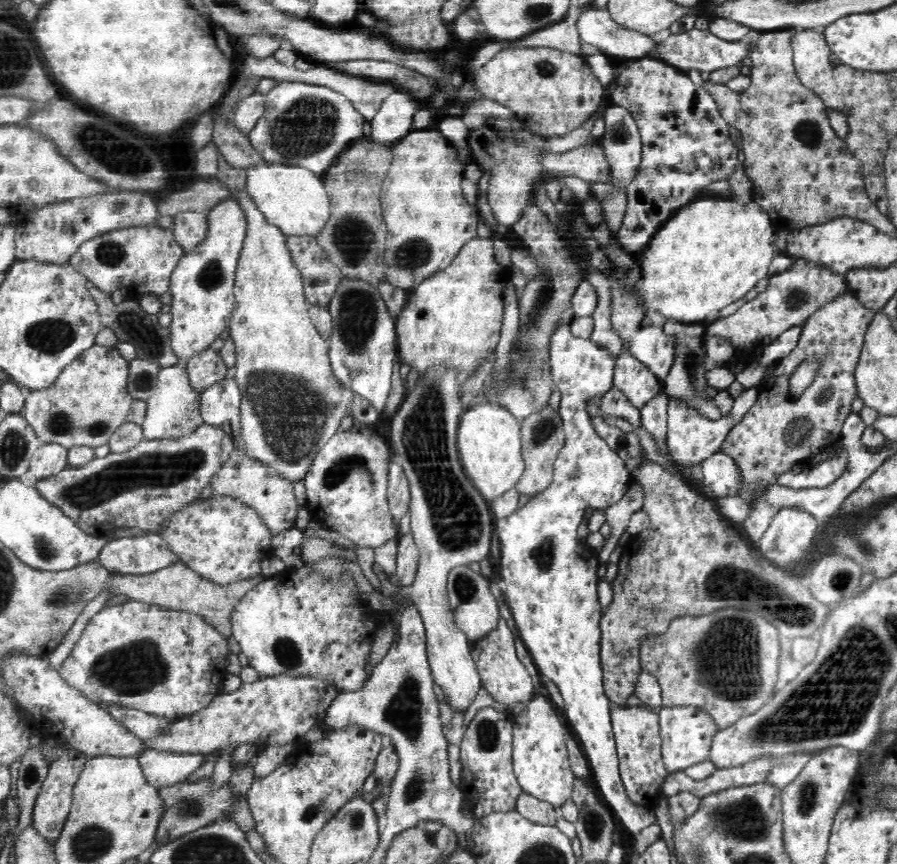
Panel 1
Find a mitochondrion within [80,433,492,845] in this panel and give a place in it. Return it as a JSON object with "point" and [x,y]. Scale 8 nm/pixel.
{"point":[129,670]}

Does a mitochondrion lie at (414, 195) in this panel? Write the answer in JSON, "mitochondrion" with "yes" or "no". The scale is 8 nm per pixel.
{"mitochondrion":"no"}

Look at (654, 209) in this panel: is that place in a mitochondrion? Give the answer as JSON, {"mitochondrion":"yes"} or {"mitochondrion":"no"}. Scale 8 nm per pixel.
{"mitochondrion":"no"}

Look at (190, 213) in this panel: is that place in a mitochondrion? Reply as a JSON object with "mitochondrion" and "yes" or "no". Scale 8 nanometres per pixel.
{"mitochondrion":"no"}

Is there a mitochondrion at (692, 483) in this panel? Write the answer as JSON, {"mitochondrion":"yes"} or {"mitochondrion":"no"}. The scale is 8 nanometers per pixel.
{"mitochondrion":"no"}

